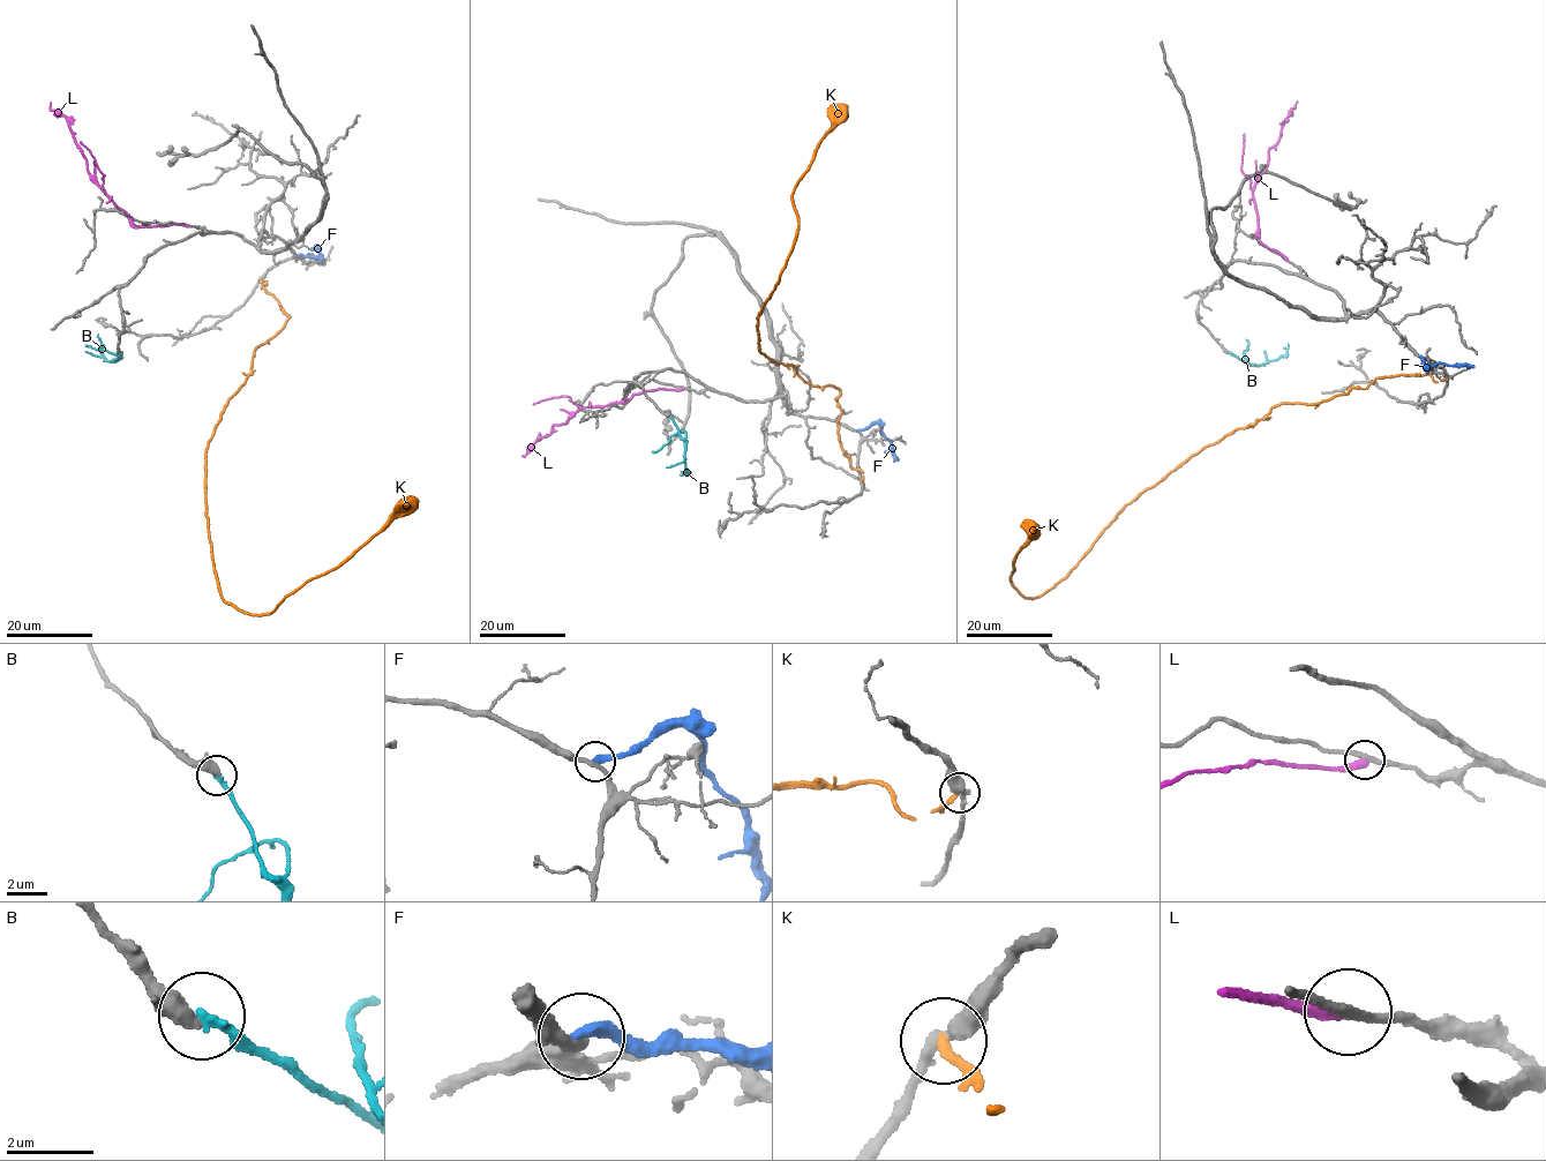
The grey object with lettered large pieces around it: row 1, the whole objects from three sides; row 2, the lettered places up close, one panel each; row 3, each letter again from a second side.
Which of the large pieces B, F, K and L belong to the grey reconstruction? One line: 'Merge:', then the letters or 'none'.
Merge: B

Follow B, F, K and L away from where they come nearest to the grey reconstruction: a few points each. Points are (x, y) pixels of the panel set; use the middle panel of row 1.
B: (670, 417), (685, 442), (688, 472), (680, 474)
F: (857, 431), (878, 422), (882, 433), (890, 441), (891, 454), (899, 461)
K: (862, 481), (838, 432), (840, 390), (811, 386), (760, 353), (757, 319), (790, 252), (795, 187), (845, 106)
L: (683, 388), (643, 391), (624, 403), (585, 406), (564, 424), (555, 425), (549, 434), (540, 437), (522, 456)

